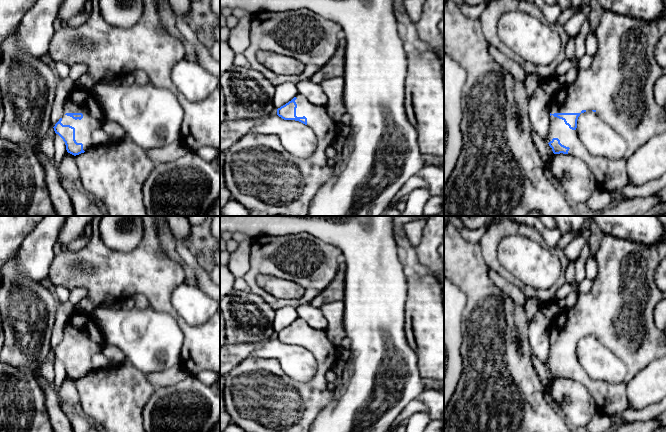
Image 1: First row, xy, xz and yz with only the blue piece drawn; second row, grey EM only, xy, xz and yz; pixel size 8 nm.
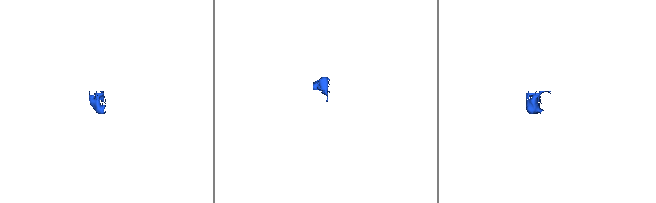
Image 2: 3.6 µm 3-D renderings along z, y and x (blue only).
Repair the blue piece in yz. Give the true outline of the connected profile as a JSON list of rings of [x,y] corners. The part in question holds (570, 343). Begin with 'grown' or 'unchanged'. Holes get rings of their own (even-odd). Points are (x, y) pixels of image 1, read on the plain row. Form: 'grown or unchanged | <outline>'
grown | [[[657,216],[664,227],[664,235],[656,244],[641,244],[623,238],[604,235],[594,255],[597,274],[588,293],[580,293],[574,307],[560,312],[550,323],[550,355],[548,368],[554,378],[571,378],[581,383],[593,397],[597,412],[620,414],[630,409],[627,384],[653,360],[666,356],[664,331],[654,322],[655,306],[666,292],[655,284],[654,275],[666,258],[666,216]],[[593,335],[626,366],[626,376],[620,383],[594,380],[579,364],[577,344],[581,337]]]

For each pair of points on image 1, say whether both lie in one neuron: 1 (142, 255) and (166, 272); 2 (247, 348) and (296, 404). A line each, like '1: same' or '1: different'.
1: same
2: different

